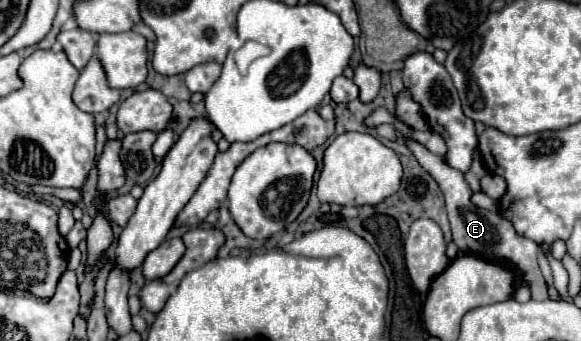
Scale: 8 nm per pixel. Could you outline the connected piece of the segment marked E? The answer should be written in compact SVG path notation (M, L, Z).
M407 137L407 147L409 151L415 155L415 159L419 161L419 165L431 173L431 177L439 183L445 203L447 203L447 213L449 213L449 223L453 229L453 241L459 245L461 251L469 251L469 253L477 253L479 257L487 259L487 261L505 261L509 265L515 265L517 271L523 275L525 283L531 289L531 297L533 299L547 299L547 285L545 279L539 271L537 265L537 251L539 245L523 235L519 235L513 227L513 223L509 219L503 219L499 213L491 213L487 209L477 207L471 201L473 189L469 187L469 183L465 181L465 175L461 171L455 171L453 167L447 167L447 163L443 163L441 155L435 155L431 151L427 151L425 145L421 145L417 139Z

